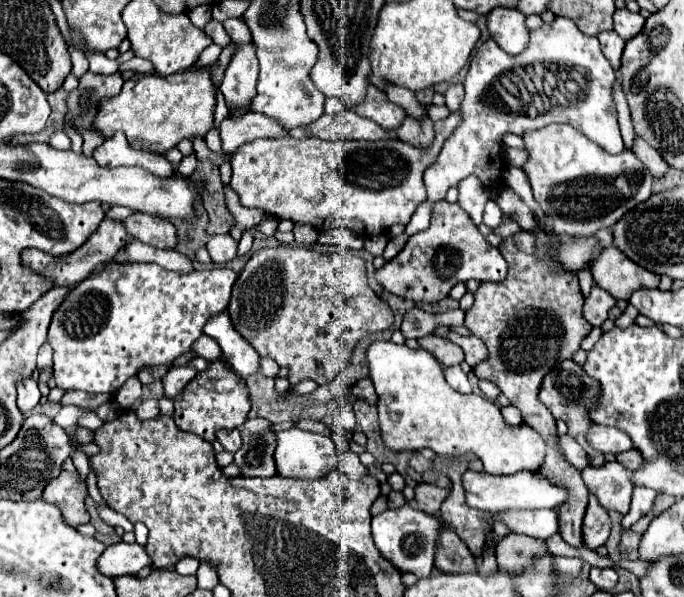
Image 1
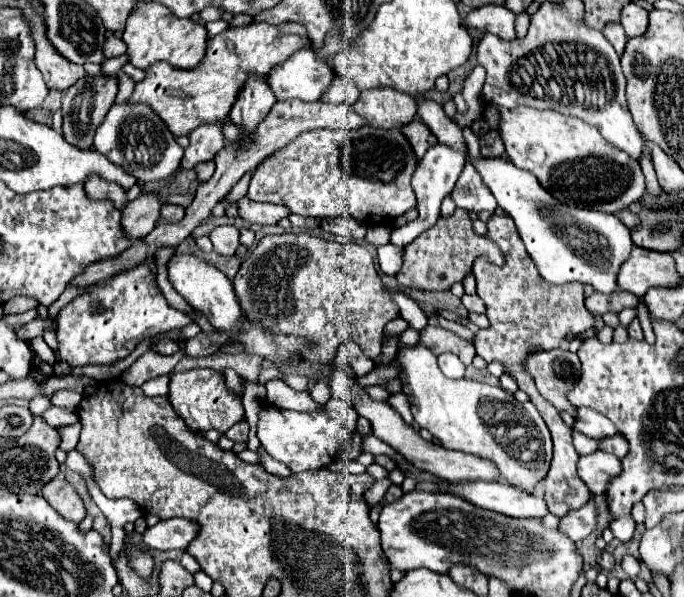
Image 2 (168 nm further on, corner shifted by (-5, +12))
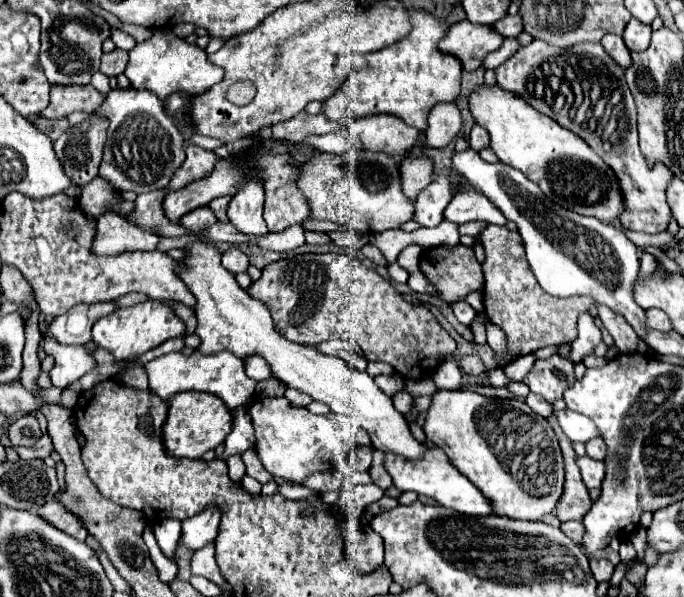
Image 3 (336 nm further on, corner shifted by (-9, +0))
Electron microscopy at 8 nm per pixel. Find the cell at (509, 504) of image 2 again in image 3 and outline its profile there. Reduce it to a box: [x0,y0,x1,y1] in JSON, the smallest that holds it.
[384,446,492,516]

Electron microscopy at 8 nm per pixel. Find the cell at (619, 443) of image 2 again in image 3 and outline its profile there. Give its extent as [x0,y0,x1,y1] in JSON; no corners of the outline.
[584,436,606,460]

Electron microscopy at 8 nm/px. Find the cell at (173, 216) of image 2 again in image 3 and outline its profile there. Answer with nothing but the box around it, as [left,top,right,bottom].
[180,206,218,232]

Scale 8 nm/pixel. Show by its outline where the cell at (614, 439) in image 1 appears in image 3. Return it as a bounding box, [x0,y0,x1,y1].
[554,410,598,442]

